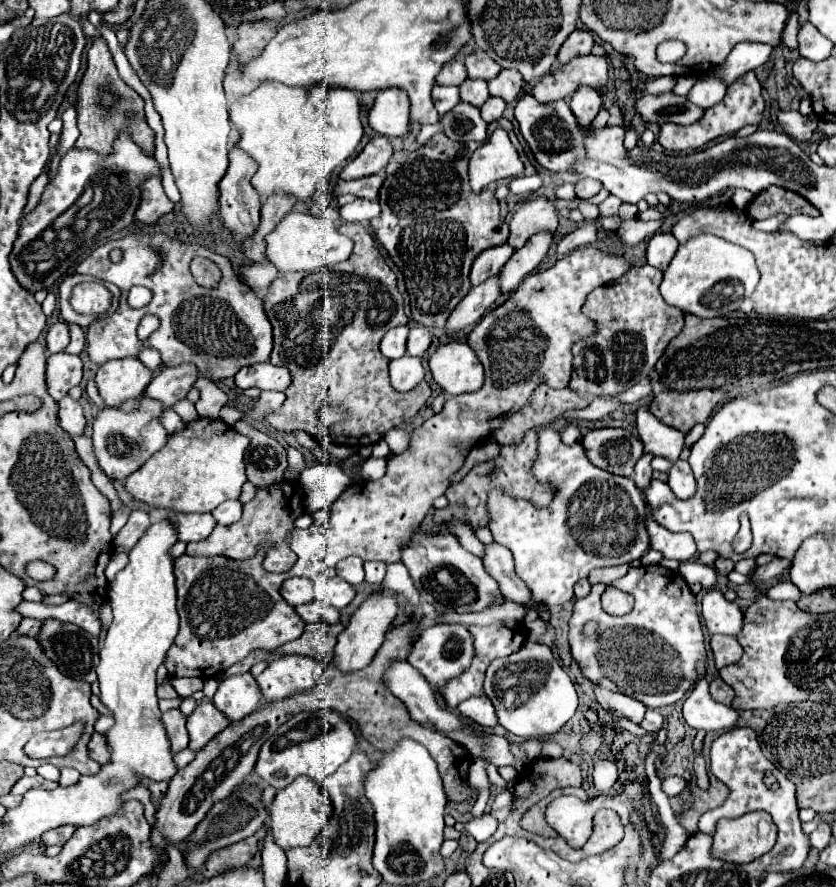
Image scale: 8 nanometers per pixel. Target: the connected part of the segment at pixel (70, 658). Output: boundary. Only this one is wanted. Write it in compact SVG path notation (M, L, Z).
M44 619L40 633L36 635L38 643L42 645L46 657L50 661L56 663L56 667L72 677L72 679L80 679L80 681L96 681L96 665L98 665L98 639L92 637L90 633L82 631L80 627L72 625L72 623L60 623L56 619Z

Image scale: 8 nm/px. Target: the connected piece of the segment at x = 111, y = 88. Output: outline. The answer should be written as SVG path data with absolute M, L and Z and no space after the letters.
M102 37L94 39L94 43L88 51L88 67L86 67L86 73L84 73L80 87L78 87L76 109L78 109L80 137L76 141L76 147L78 149L96 149L100 153L108 153L108 149L112 149L112 141L114 141L116 133L120 129L124 129L126 111L136 109L136 113L140 113L142 107L144 107L144 99L132 87L128 87L122 81L122 77L118 75L106 41Z

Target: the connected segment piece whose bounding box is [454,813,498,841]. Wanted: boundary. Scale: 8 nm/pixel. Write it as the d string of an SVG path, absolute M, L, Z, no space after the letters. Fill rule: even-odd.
M486 813L480 819L472 819L472 821L464 824L457 822L454 825L454 828L459 832L468 831L476 841L486 841L488 837L492 837L496 827L498 827L498 821L490 813Z

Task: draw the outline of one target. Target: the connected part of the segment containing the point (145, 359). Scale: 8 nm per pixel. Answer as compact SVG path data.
M142 349L140 357L138 357L150 371L154 373L160 373L160 367L162 367L162 361L160 361L160 355L154 353L154 349Z

